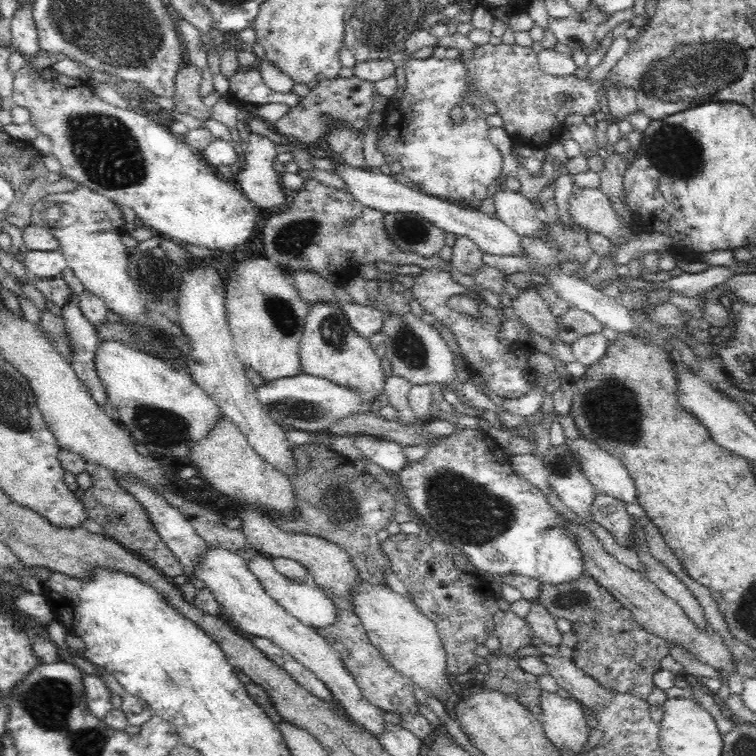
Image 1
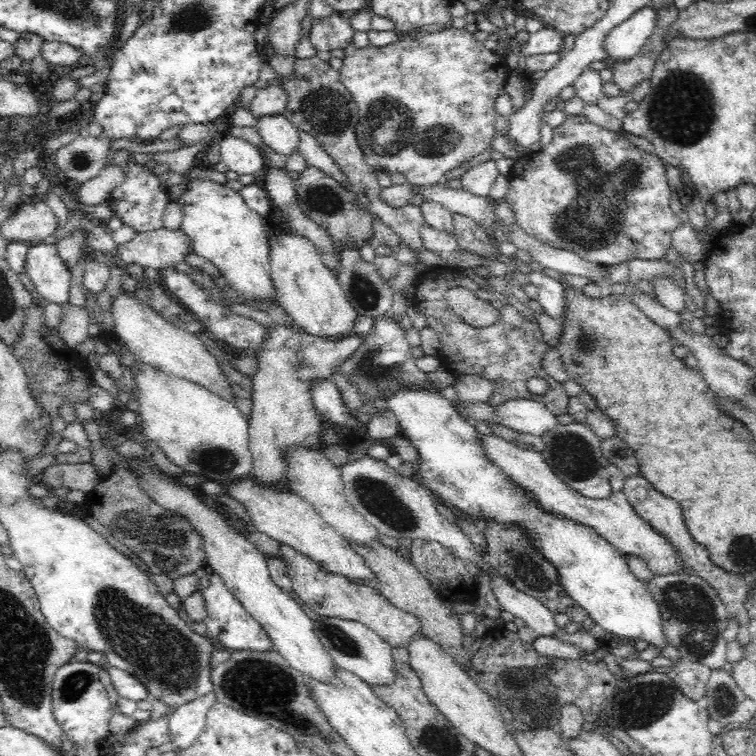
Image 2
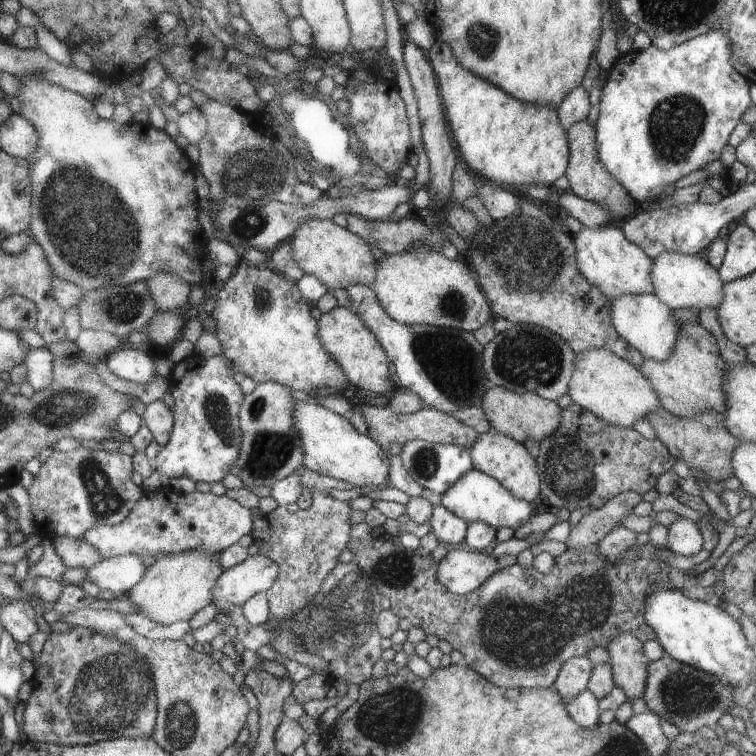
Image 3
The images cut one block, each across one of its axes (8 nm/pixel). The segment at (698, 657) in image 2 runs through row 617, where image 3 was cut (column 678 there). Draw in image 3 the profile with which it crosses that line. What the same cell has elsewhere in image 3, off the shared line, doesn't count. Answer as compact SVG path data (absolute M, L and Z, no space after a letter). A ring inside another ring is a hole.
M665 654L660 660L650 661L647 665L647 682L643 699L648 709L676 726L679 732L692 733L703 727L718 729L718 721L737 706L734 697L738 692L742 690L691 665L675 662Z

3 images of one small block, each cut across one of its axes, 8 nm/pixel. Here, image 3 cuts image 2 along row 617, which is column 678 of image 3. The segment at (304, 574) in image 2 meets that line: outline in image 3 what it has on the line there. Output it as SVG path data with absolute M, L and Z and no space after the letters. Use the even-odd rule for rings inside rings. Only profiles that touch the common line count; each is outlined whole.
M682 322L675 350L666 361L645 359L638 370L650 382L664 409L680 417L694 417L702 411L724 413L721 379L725 376L727 364L721 358L715 339L699 323Z

